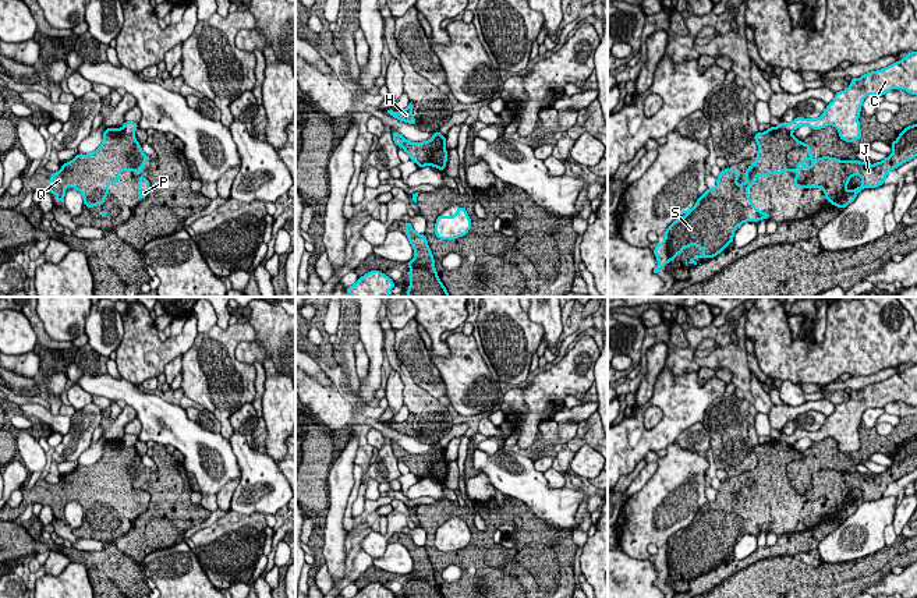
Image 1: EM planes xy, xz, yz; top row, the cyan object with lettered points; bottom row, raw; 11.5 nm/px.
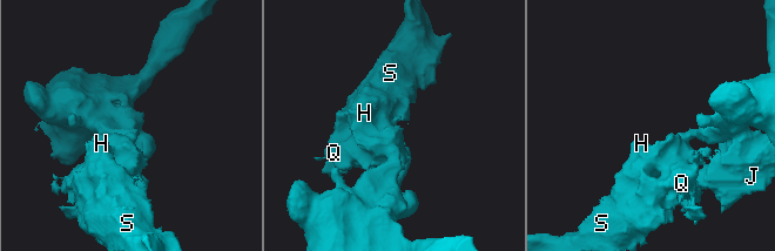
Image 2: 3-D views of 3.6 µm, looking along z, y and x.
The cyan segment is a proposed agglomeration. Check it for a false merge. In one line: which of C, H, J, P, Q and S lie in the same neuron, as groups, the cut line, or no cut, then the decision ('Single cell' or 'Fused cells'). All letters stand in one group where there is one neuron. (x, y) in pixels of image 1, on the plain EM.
Groups: C / H J P Q S. Split along yz (776, 439), (782, 445), (790, 446). Fused cells

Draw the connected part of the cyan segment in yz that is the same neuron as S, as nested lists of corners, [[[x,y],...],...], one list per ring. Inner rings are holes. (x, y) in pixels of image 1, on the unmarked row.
[[[917,436],[906,439],[895,454],[889,454],[893,464],[886,471],[875,474],[874,478],[857,471],[854,474],[829,468],[814,471],[810,454],[803,456],[792,446],[782,446],[778,439],[754,446],[754,453],[760,460],[757,473],[743,486],[747,493],[737,498],[740,484],[730,480],[720,482],[716,499],[708,500],[691,521],[681,523],[686,526],[683,530],[673,532],[665,542],[663,555],[654,560],[658,572],[654,585],[658,585],[690,558],[697,558],[705,565],[695,567],[688,576],[697,577],[695,570],[712,572],[734,555],[733,548],[740,537],[771,531],[771,526],[757,521],[747,505],[757,496],[755,489],[760,486],[766,489],[796,484],[796,500],[818,499],[825,505],[828,514],[845,521],[861,502],[884,498],[889,484],[917,468]],[[853,488],[860,488],[863,496],[847,503],[846,499]]]

